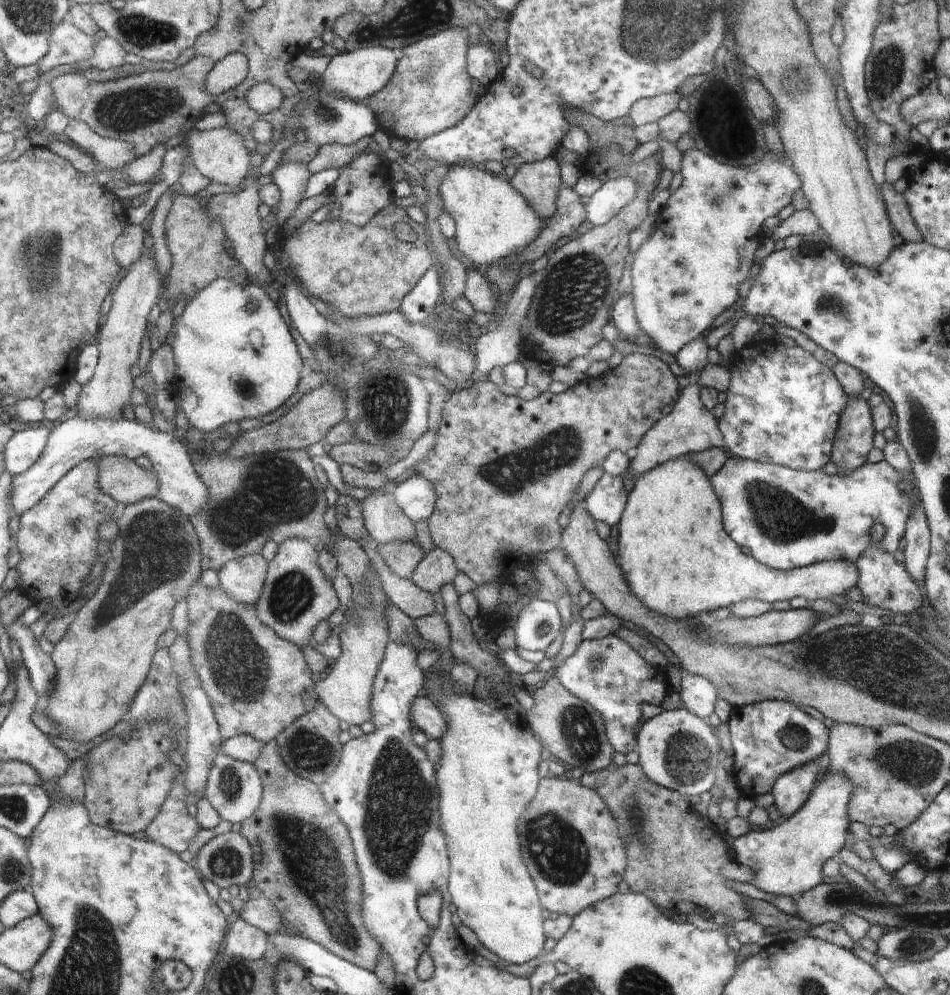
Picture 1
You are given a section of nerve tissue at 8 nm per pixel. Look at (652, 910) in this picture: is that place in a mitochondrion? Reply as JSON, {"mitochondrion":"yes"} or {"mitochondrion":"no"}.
{"mitochondrion":"no"}

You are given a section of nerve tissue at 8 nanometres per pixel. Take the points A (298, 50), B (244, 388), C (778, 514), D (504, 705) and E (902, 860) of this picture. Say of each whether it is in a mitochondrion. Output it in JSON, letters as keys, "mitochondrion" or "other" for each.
{"A":"other","B":"mitochondrion","C":"mitochondrion","D":"other","E":"other"}

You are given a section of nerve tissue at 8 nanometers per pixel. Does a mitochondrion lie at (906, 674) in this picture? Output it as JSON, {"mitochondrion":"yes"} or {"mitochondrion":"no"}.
{"mitochondrion":"yes"}

